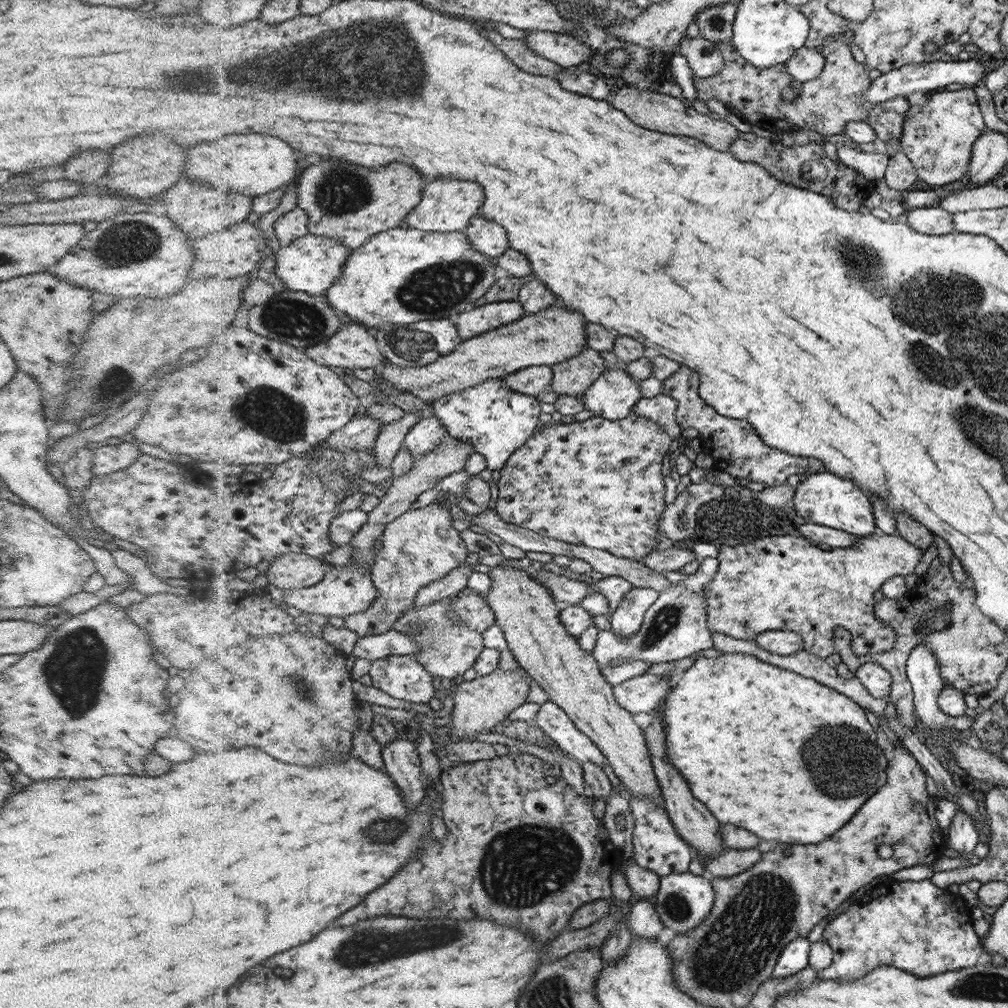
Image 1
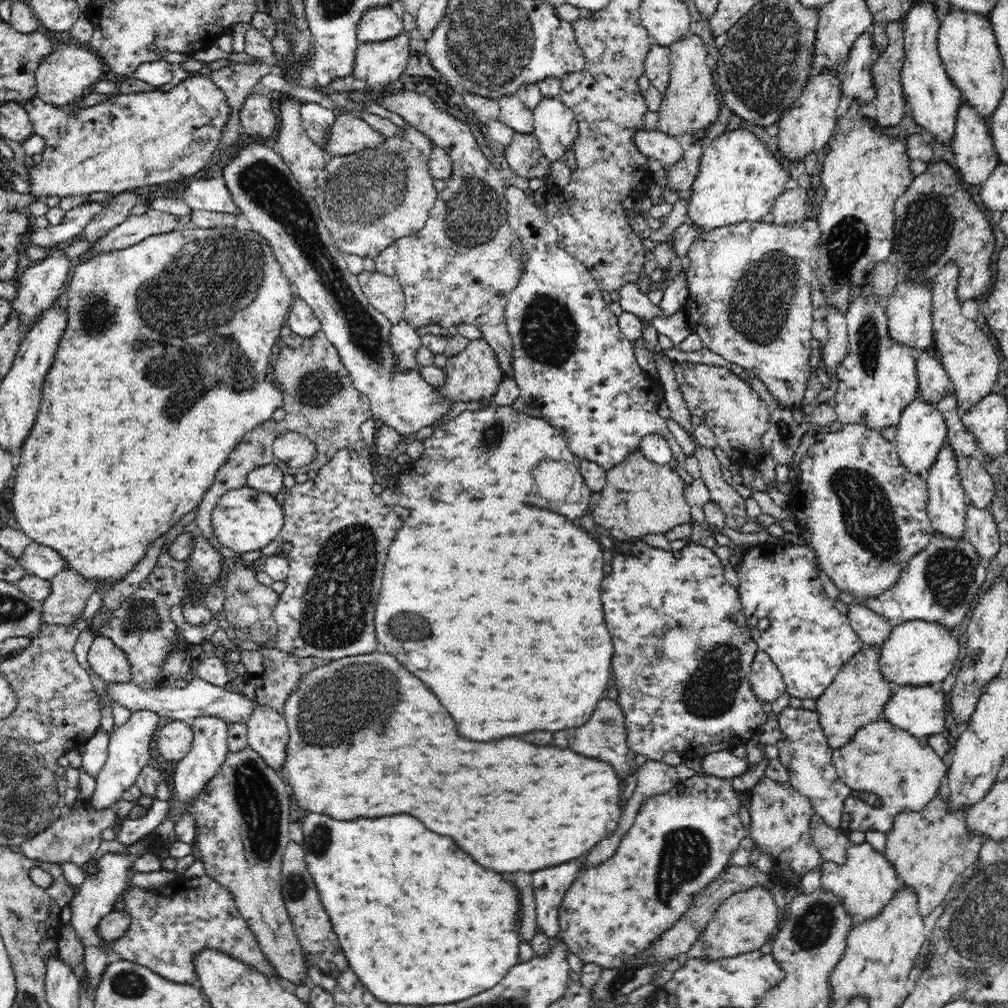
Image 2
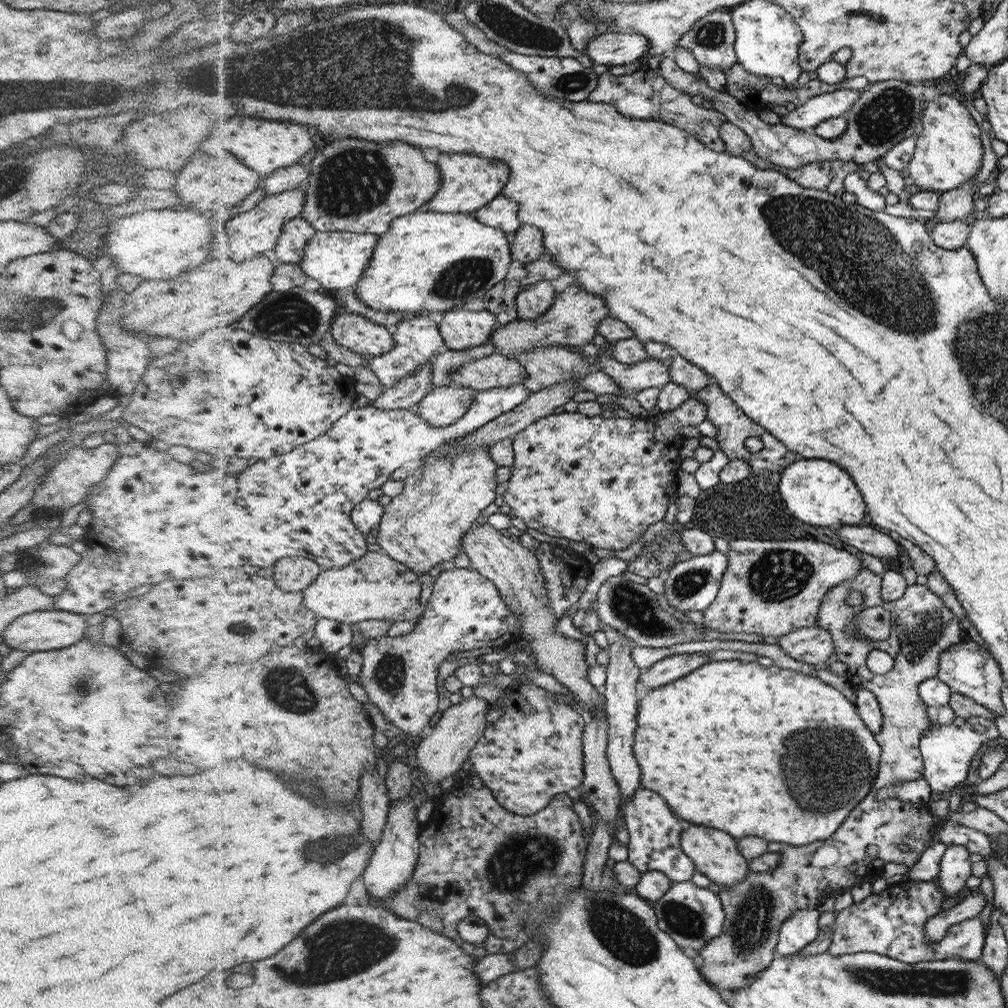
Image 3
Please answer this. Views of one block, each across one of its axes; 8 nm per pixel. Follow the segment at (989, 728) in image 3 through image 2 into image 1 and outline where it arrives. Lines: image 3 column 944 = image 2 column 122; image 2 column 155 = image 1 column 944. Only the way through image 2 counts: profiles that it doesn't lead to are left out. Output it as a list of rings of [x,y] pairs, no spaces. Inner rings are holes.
[[[922,644],[922,646],[916,647],[914,651],[911,651],[911,656],[907,660],[907,676],[914,686],[915,717],[918,719],[919,735],[922,739],[934,738],[934,736],[944,734],[944,732],[954,732],[954,730],[956,732],[964,732],[964,730],[971,729],[973,720],[983,710],[978,708],[978,710],[971,711],[964,716],[952,718],[938,707],[937,698],[940,695],[940,691],[944,688],[944,682],[940,678],[938,660],[934,658],[932,648],[926,646],[926,644]]]

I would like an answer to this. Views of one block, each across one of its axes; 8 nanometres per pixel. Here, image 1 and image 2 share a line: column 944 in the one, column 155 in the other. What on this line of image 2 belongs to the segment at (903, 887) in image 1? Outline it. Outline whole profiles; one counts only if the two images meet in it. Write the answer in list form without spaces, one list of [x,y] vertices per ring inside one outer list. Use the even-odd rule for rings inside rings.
[[[208,875],[194,878],[175,876],[166,885],[156,888],[138,888],[130,882],[126,890],[122,890],[122,896],[118,898],[118,902],[121,901],[125,904],[121,912],[130,915],[130,924],[124,936],[117,938],[111,947],[124,960],[149,968],[171,982],[199,985],[197,971],[193,965],[194,958],[204,950],[222,951],[265,975],[279,978],[276,968],[265,957],[257,938],[249,929],[249,924],[235,905],[230,892]]]

